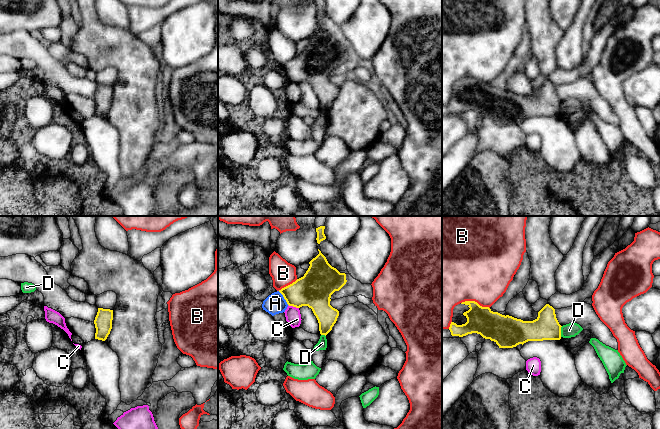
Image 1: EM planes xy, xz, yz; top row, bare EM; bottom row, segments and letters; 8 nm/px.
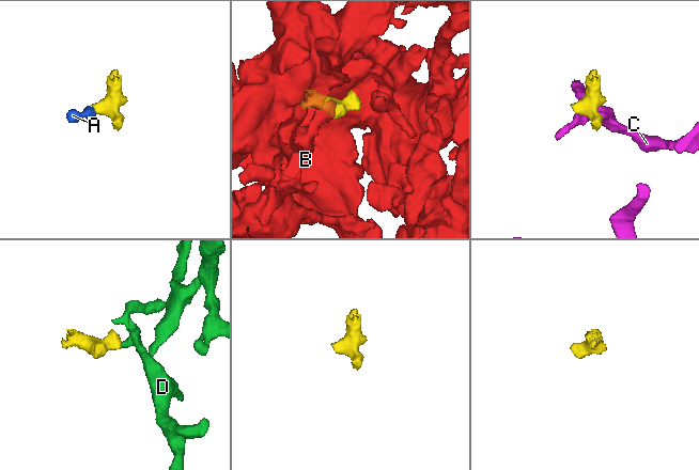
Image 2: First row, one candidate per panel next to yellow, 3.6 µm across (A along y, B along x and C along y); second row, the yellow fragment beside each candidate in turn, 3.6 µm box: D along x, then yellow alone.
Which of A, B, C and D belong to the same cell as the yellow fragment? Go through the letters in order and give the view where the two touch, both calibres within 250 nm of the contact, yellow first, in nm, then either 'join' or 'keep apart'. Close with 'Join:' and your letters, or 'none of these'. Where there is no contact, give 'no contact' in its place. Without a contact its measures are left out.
A: xz | 280/160 nm | keep apart
B: yz | 220/500 nm | keep apart
C: xz | 280/120 nm | keep apart
D: yz | 200/110 nm | keep apart
Join: none of these

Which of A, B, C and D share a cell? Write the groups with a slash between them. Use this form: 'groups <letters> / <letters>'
groups A / B / C / D

